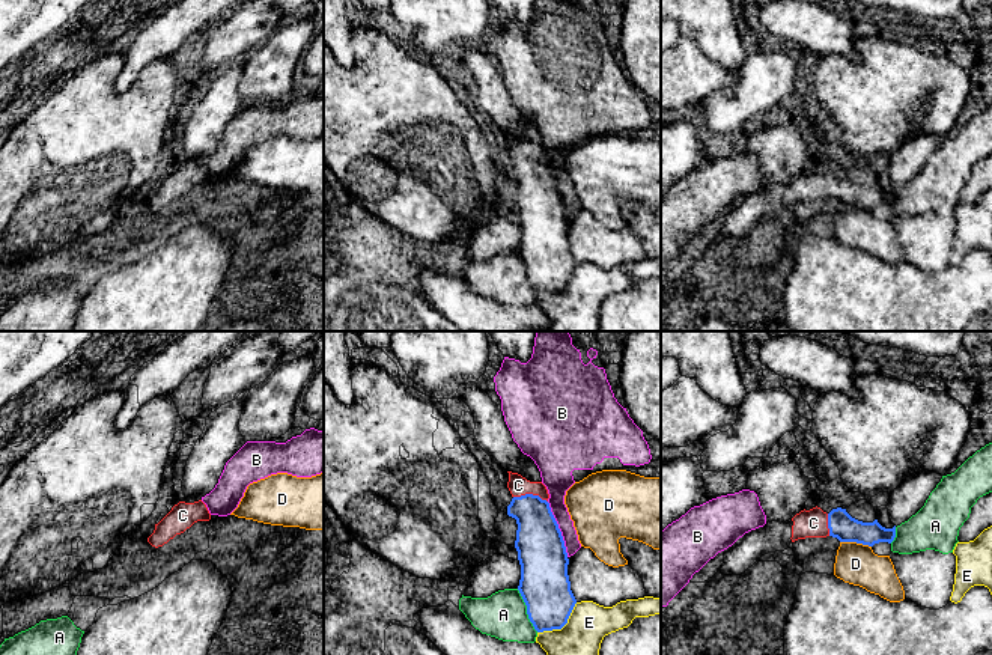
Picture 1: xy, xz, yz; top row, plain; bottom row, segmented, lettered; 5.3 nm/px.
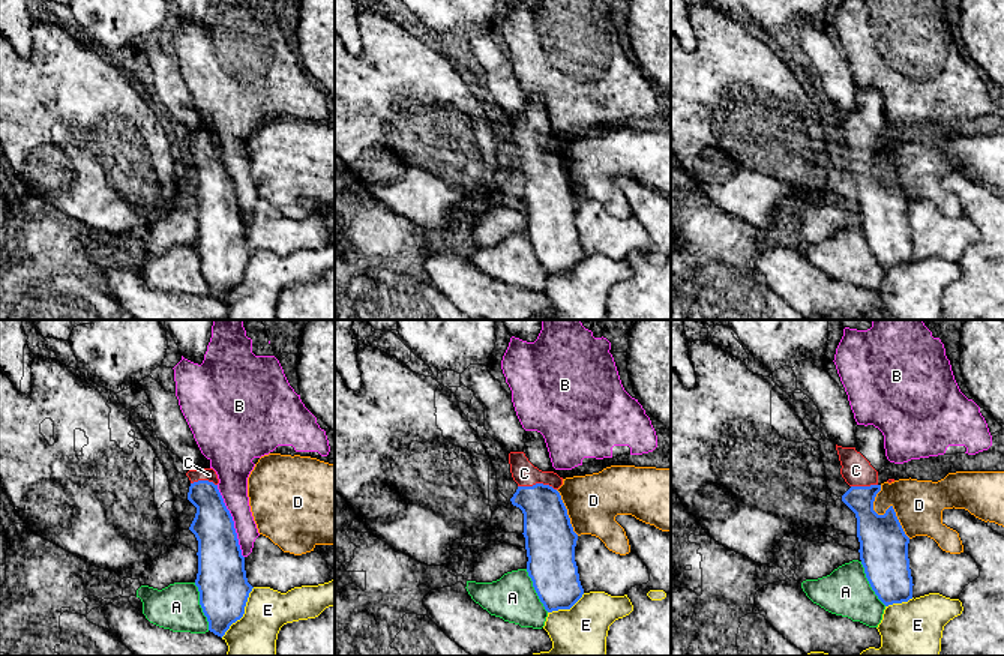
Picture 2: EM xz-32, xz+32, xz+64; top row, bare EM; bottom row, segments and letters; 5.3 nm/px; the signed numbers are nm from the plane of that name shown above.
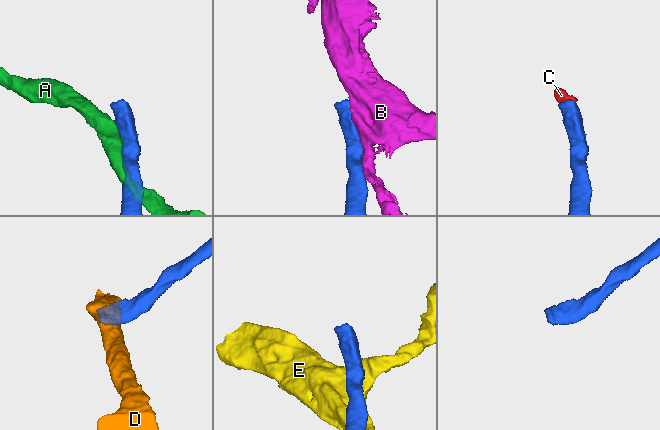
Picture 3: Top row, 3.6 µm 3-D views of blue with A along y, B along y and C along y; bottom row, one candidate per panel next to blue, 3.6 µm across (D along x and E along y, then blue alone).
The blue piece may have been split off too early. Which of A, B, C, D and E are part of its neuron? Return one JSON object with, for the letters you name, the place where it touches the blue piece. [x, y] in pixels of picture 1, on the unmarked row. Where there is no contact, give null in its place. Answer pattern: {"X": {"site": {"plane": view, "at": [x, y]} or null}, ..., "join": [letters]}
{"C": {"site": {"plane": "xz", "at": [530, 157]}}, "join": ["C"]}

